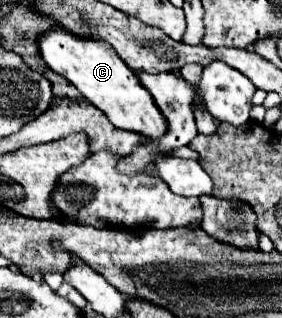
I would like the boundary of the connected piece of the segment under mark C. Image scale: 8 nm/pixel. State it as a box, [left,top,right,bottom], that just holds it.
[39,30,167,138]

